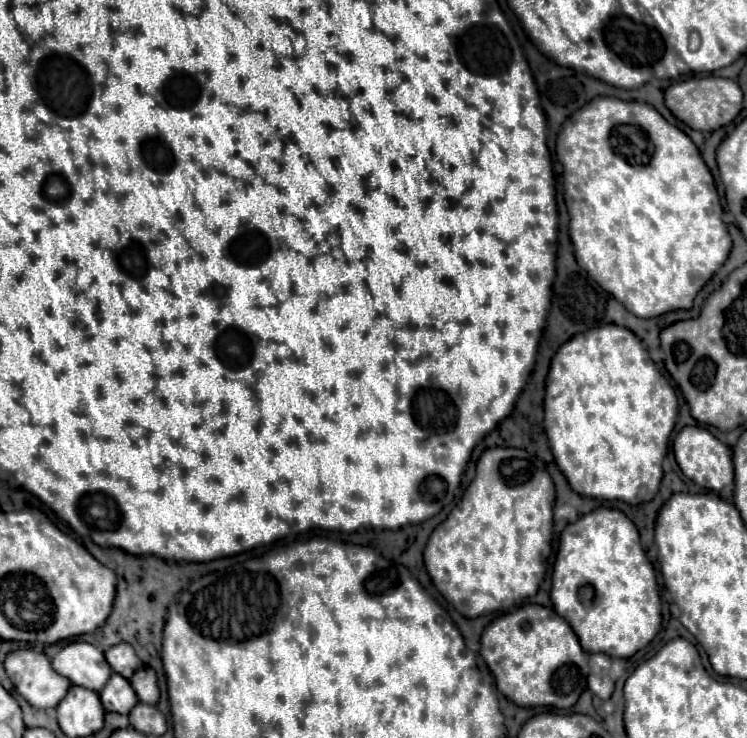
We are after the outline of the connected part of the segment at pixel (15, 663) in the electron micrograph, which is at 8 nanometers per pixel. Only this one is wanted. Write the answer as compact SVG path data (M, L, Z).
M31 648L13 650L5 658L5 672L17 692L35 708L55 708L67 694L71 682L51 668L43 652Z

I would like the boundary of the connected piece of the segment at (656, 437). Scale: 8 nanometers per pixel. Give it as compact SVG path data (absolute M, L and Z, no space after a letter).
M603 324L579 332L561 344L551 358L545 380L543 426L555 462L569 486L589 498L623 500L627 504L649 502L663 478L661 462L667 454L667 442L677 418L675 404L675 390L631 330L617 324Z

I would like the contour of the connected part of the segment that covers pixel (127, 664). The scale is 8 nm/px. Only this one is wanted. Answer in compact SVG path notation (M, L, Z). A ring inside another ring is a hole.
M119 642L119 644L115 644L115 646L111 646L107 652L105 652L105 658L107 658L107 662L111 664L111 668L117 672L117 674L121 674L121 676L125 676L125 678L131 678L131 674L139 668L139 658L137 658L137 654L135 654L135 650L133 650L133 646L131 644L127 644L127 642Z

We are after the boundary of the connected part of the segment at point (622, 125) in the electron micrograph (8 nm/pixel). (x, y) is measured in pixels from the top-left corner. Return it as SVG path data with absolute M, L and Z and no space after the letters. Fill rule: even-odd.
M599 96L593 98L585 108L577 110L569 120L565 122L561 134L557 136L557 158L563 164L563 188L565 188L565 204L569 210L569 236L575 248L577 264L609 294L615 296L631 314L639 318L653 318L663 312L675 310L675 308L691 308L695 294L709 282L709 278L721 268L721 264L727 260L727 254L731 250L731 238L727 234L727 228L721 220L721 206L719 196L715 190L715 180L703 162L697 146L691 142L691 138L679 130L677 126L669 124L651 104L641 102L625 102L611 96Z

